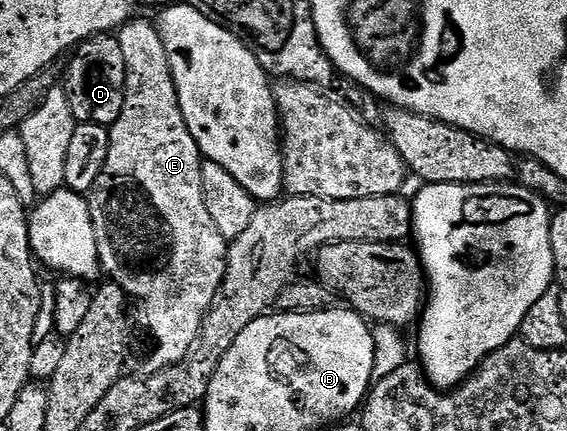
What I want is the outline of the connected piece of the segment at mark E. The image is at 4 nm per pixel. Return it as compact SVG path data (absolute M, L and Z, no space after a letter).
M139 16L132 17L126 25L120 26L117 37L121 44L121 53L125 56L125 68L127 69L127 95L125 96L125 108L121 116L109 127L111 139L109 140L109 160L105 160L105 168L101 176L97 176L97 184L93 184L89 195L91 204L91 215L97 232L97 252L101 270L110 281L115 282L127 293L128 299L139 301L143 309L143 326L151 333L155 341L155 351L151 354L152 371L164 370L166 366L175 366L184 361L195 349L199 340L199 333L202 332L207 314L210 313L219 296L219 290L223 286L223 277L227 271L227 247L229 240L217 232L217 224L213 224L213 216L209 216L209 208L205 208L205 192L201 188L201 168L204 164L204 157L199 152L197 140L193 140L193 132L189 132L189 124L185 124L185 116L181 112L179 103L179 90L175 87L173 72L169 64L169 52L159 34L158 25L154 21L146 22Z

